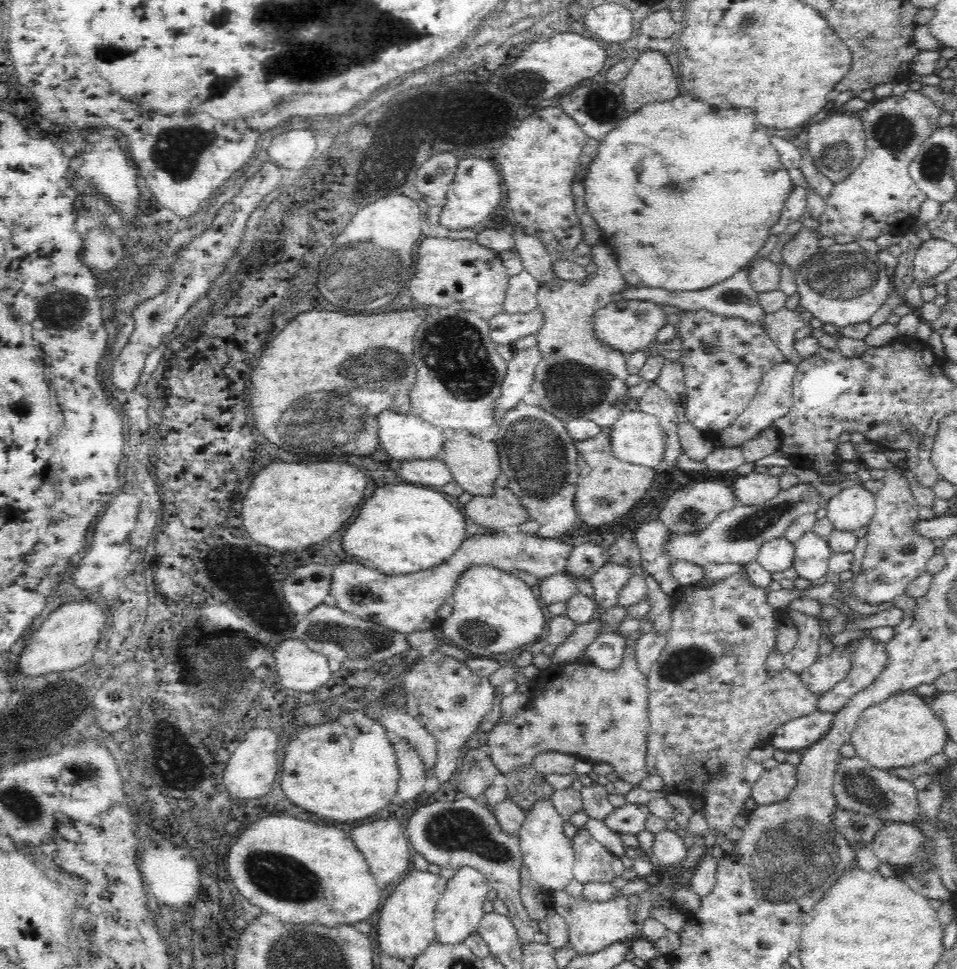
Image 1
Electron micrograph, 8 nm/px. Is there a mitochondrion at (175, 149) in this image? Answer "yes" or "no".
yes

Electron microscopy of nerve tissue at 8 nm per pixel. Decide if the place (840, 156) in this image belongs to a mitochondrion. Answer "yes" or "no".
yes

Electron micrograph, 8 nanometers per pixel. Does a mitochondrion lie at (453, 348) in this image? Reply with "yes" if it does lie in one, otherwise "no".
yes

